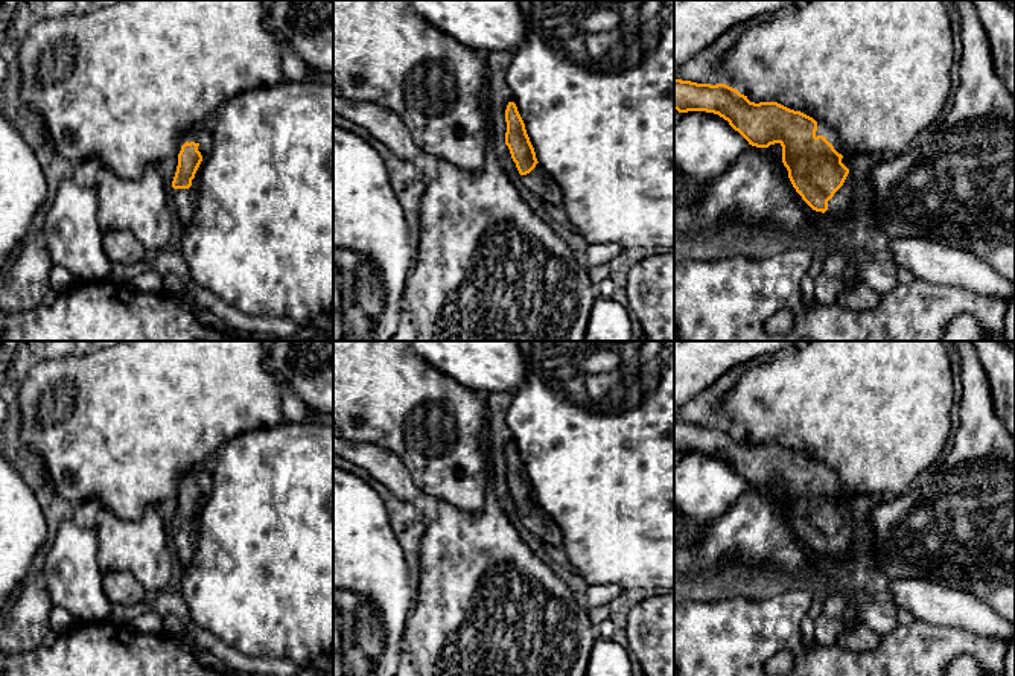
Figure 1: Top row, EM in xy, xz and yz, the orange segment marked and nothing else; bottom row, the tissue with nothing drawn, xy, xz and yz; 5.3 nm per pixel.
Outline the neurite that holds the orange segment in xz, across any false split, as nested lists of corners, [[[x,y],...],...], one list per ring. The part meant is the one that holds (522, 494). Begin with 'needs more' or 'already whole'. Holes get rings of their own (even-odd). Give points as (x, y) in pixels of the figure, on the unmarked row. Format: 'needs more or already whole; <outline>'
needs more; [[[508,443],[505,451],[505,486],[520,515],[520,521],[543,544],[563,547],[563,534],[554,519],[537,502],[534,489],[525,470],[525,464],[514,443]]]

